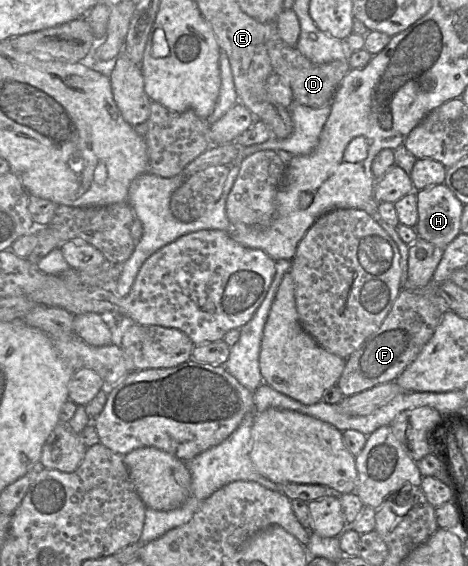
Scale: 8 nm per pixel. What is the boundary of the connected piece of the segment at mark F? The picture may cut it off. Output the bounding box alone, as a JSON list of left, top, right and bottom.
[336,288,443,397]

